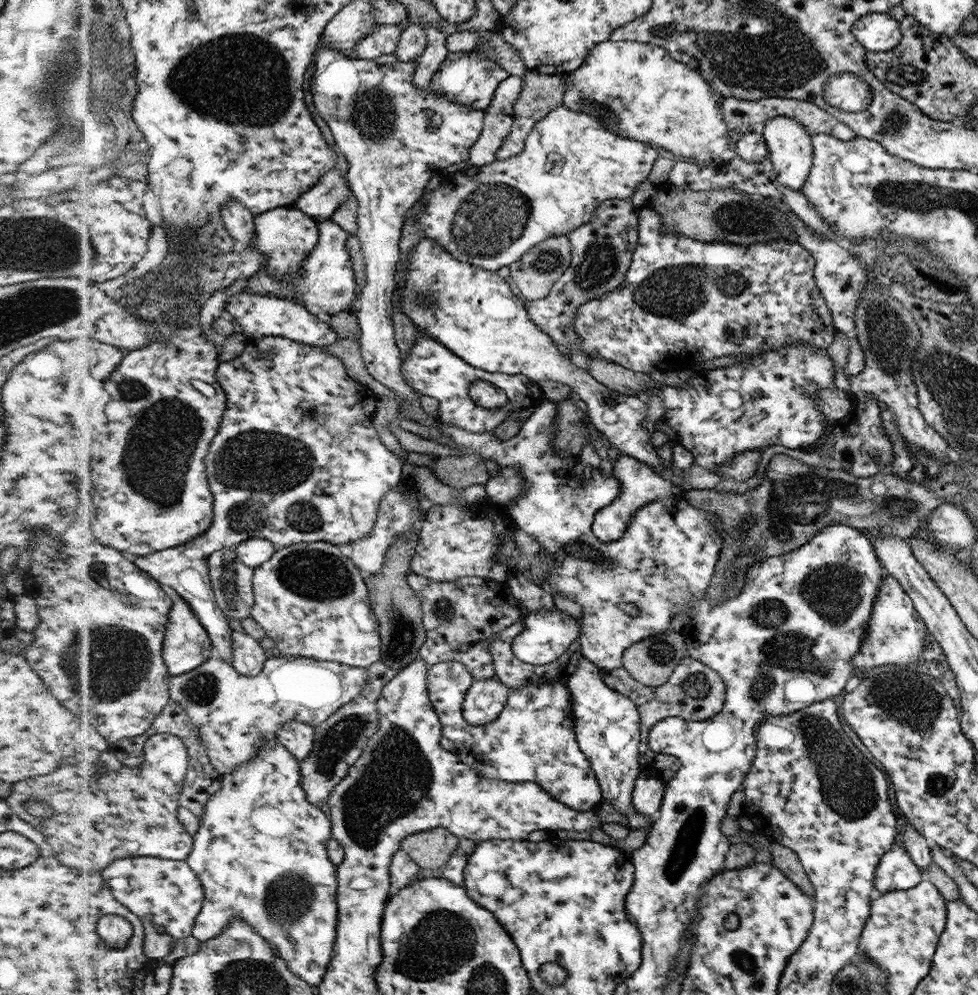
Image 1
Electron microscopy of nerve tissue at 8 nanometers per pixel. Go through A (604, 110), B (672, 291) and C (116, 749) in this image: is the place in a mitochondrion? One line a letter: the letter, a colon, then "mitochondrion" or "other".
A: other
B: mitochondrion
C: other

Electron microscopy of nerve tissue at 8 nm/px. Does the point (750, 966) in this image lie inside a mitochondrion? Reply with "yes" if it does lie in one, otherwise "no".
yes

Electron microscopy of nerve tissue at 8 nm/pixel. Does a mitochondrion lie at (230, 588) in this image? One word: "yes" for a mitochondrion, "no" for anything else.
yes

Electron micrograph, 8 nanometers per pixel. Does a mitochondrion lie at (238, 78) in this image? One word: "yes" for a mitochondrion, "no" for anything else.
yes

